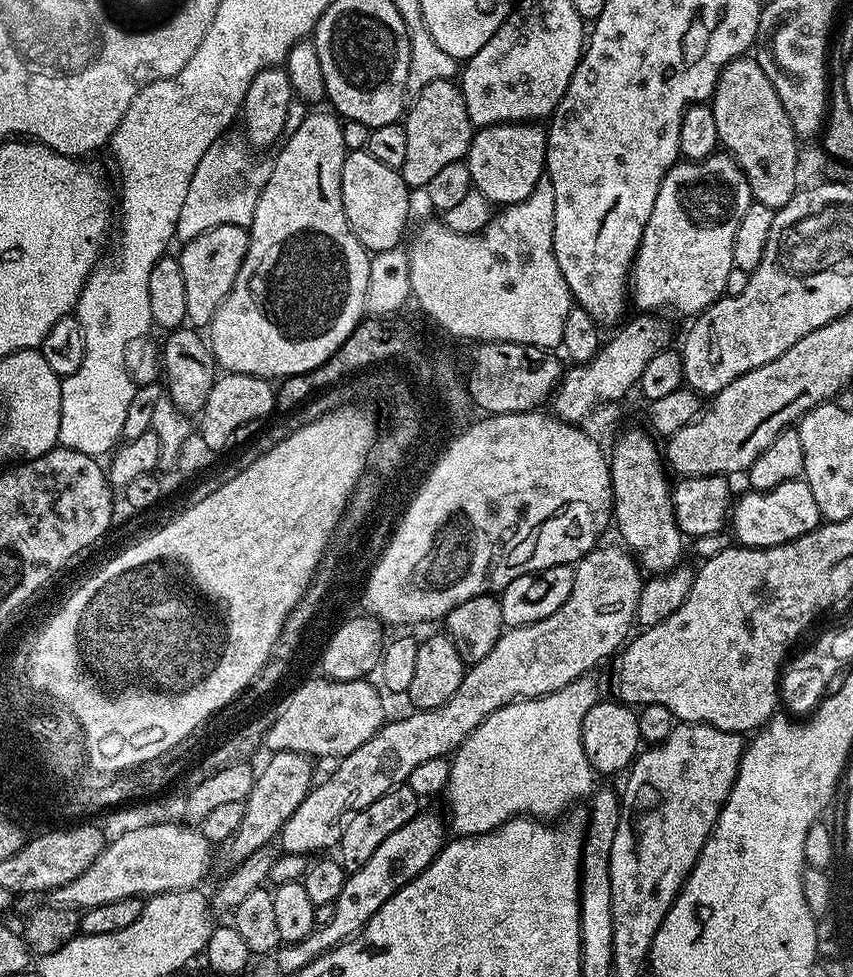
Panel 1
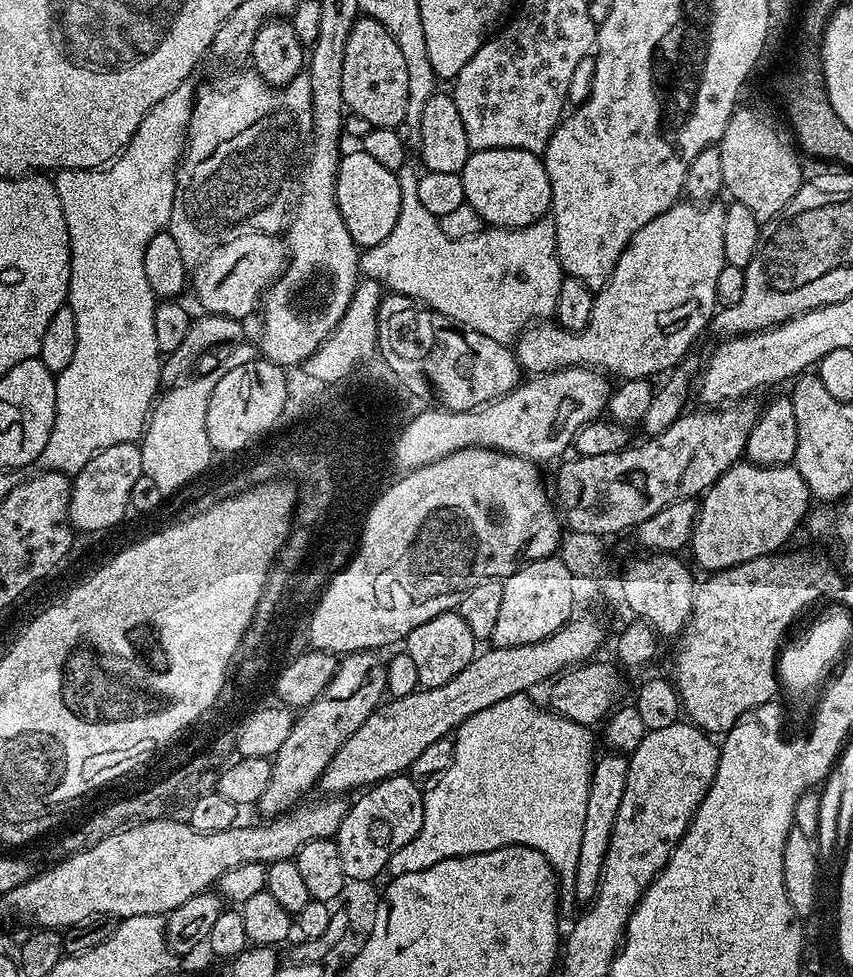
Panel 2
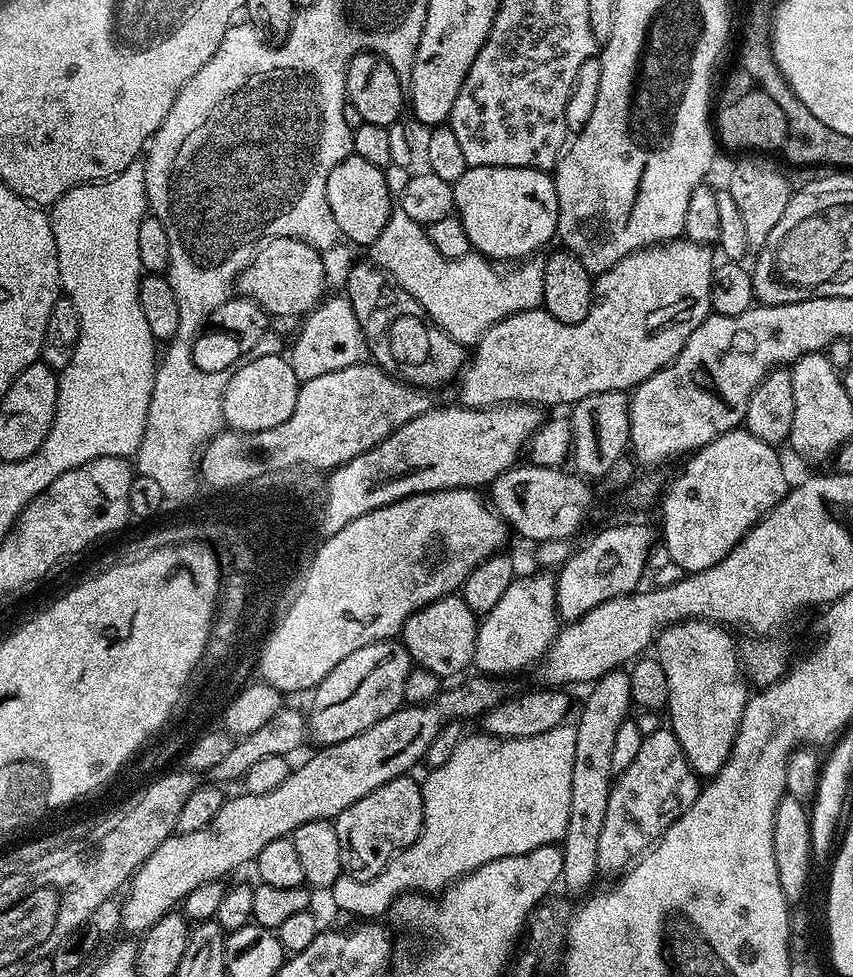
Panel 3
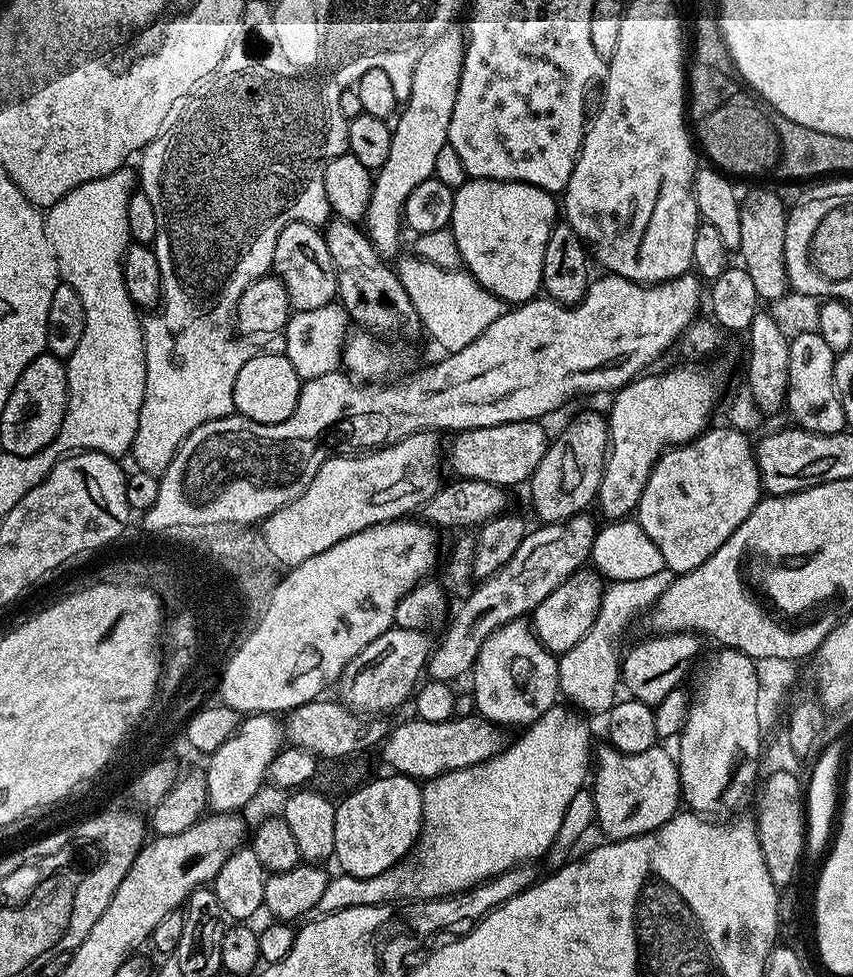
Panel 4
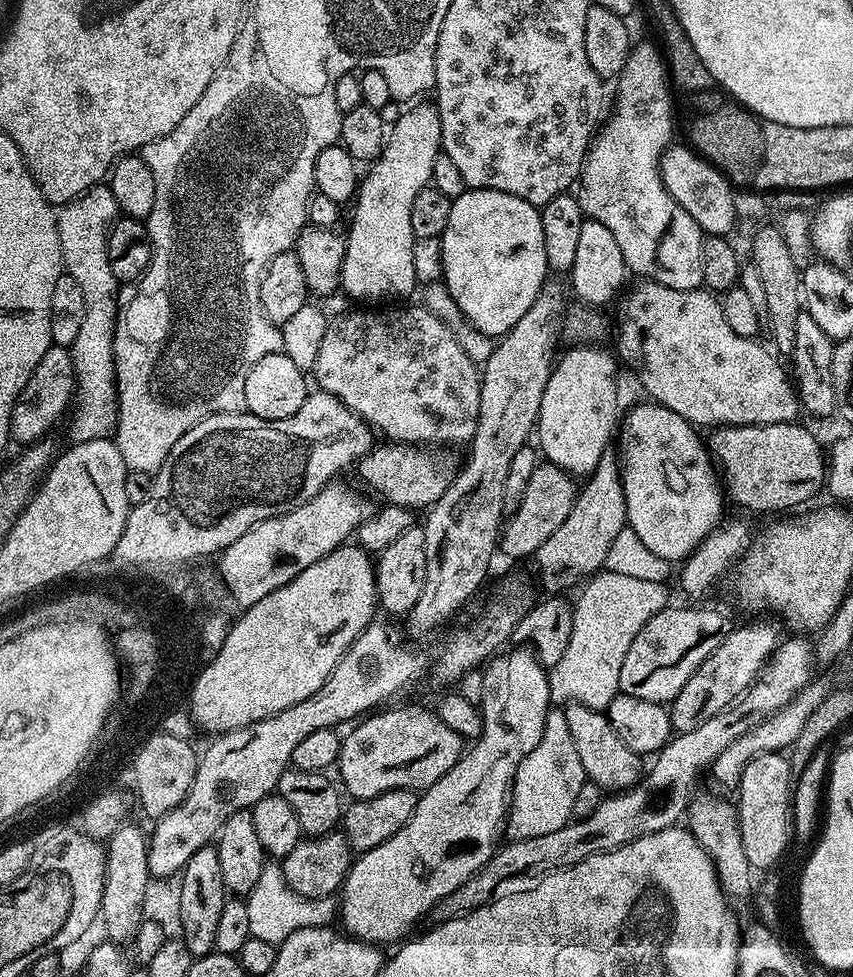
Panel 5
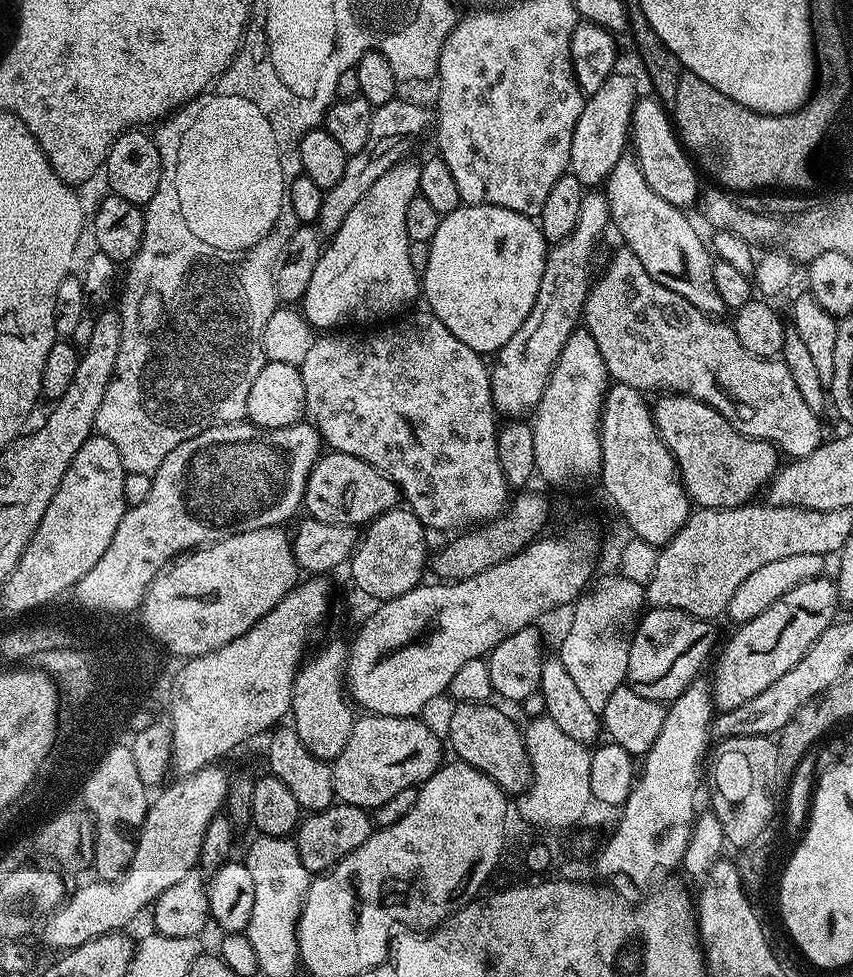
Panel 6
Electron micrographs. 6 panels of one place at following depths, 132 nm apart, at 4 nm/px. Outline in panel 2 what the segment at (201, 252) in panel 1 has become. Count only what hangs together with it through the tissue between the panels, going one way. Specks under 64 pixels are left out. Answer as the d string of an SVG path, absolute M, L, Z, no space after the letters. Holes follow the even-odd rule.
M271 232L242 234L233 240L226 240L212 249L190 276L191 291L196 291L196 300L205 313L229 316L243 321L252 311L259 309L268 286L284 272L288 263L286 244L279 235Z

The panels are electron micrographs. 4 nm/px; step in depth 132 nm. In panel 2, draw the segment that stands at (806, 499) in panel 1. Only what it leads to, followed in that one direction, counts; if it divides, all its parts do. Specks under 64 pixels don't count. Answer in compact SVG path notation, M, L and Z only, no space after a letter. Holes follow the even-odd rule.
M741 462L736 464L730 470L726 470L726 474L722 474L722 478L718 478L718 482L714 482L708 488L708 491L703 493L702 499L698 504L698 511L696 513L696 525L692 528L692 539L690 541L690 553L705 568L705 573L711 574L714 572L720 572L724 568L733 568L738 566L742 562L750 562L754 558L759 556L770 556L781 551L780 548L792 535L796 532L796 527L805 523L806 517L810 512L810 493L806 482L802 478L802 474L795 466L785 466L783 464L771 464L768 467L764 467L758 464L752 464L749 462Z

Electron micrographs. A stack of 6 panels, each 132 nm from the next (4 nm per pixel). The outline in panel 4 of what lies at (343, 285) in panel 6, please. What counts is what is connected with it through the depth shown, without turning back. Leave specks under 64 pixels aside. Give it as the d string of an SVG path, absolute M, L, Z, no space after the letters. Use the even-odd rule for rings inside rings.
M453 26L443 32L430 44L426 54L418 58L418 66L414 68L414 86L410 86L410 98L399 109L392 130L390 158L386 158L372 182L366 231L372 244L385 258L395 257L401 251L400 228L402 232L404 203L410 190L414 190L418 182L433 179L438 150L448 143L450 114L454 114L454 102L458 99L458 82L462 78L464 61L465 37L458 28Z

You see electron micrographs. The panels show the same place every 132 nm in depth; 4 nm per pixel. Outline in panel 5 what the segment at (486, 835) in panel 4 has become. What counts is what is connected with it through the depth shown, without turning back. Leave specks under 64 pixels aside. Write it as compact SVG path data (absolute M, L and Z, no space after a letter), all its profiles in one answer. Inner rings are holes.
M556 706L549 711L542 738L534 750L522 758L512 780L510 807L506 817L507 827L513 837L545 836L554 834L573 819L574 800L586 782L582 758L574 750L574 738L570 738L570 726L566 726L563 707ZM265 863L258 874L258 882L254 882L252 891L247 893L246 903L250 910L250 936L262 938L262 942L270 942L279 946L303 928L318 928L329 923L328 920L337 915L338 904L332 898L299 896L284 877L284 869L279 863Z

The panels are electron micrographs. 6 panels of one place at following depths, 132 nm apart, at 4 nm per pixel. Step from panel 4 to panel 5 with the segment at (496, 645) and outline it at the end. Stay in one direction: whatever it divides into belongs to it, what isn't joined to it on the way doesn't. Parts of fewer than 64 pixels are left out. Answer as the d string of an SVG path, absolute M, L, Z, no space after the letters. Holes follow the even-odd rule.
M512 651L516 652L508 652L505 656L492 656L483 669L484 731L476 742L480 744L474 745L472 752L471 748L465 751L459 762L445 776L438 778L438 782L419 793L414 814L410 814L406 826L402 826L398 834L386 838L386 842L371 848L369 852L359 853L353 859L352 867L348 869L338 893L338 920L344 923L343 931L352 939L377 946L392 943L395 945L403 941L413 931L411 928L428 911L429 915L441 900L454 894L473 874L484 869L486 862L496 855L501 843L500 835L506 832L512 780L516 777L522 758L526 758L526 754L534 750L534 746L538 746L550 705L553 703L548 672L544 665L529 651Z

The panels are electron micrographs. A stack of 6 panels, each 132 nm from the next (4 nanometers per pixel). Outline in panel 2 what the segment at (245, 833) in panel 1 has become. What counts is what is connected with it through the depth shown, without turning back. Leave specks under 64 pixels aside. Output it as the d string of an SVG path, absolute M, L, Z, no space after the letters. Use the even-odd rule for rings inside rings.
M372 652L347 653L320 696L295 717L290 734L286 734L286 742L282 742L271 757L270 782L266 782L258 805L258 811L264 815L261 817L276 818L287 813L300 802L303 792L315 789L342 742L380 706L387 691L385 663L375 656Z

